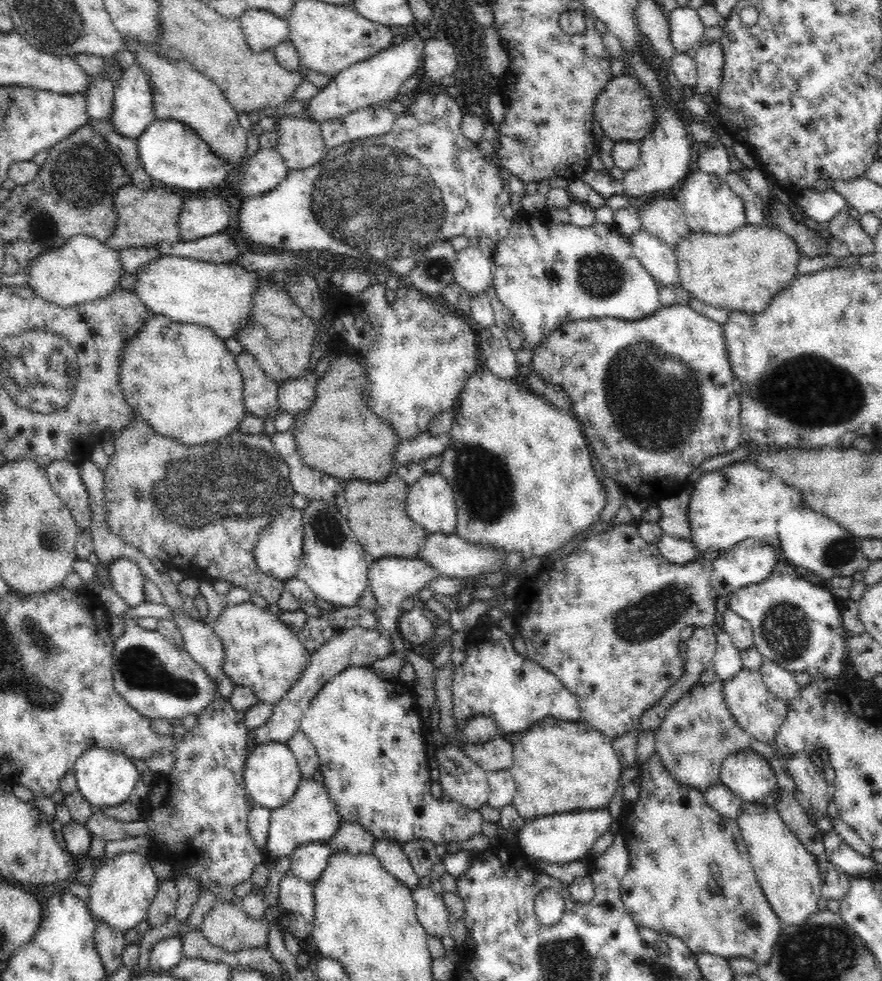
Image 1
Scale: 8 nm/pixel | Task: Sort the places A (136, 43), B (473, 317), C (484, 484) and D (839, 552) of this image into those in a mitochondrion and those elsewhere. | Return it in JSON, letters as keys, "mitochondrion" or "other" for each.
{"A":"other","B":"other","C":"mitochondrion","D":"mitochondrion"}

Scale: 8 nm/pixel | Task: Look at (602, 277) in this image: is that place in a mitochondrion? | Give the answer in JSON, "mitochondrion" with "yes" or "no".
{"mitochondrion":"yes"}

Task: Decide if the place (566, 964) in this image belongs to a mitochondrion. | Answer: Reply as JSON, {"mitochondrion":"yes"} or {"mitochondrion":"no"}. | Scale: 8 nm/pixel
{"mitochondrion":"yes"}

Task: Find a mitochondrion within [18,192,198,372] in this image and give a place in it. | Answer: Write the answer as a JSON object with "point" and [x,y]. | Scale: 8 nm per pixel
{"point":[43,228]}

